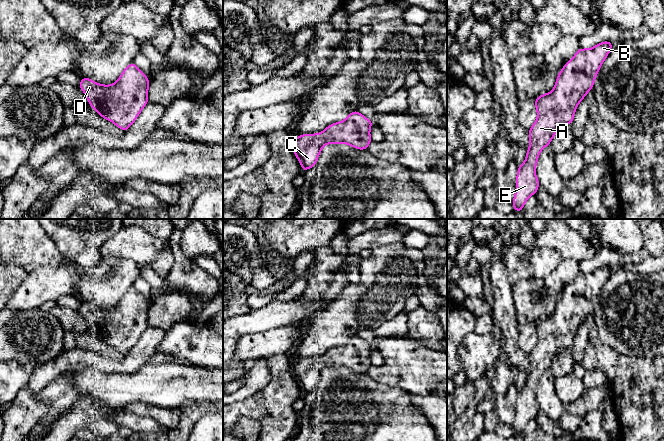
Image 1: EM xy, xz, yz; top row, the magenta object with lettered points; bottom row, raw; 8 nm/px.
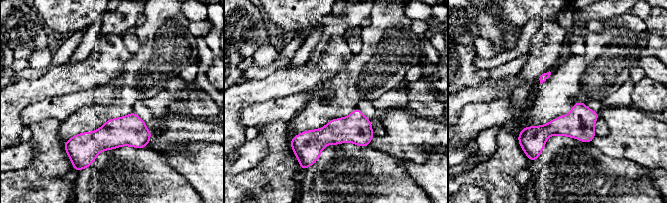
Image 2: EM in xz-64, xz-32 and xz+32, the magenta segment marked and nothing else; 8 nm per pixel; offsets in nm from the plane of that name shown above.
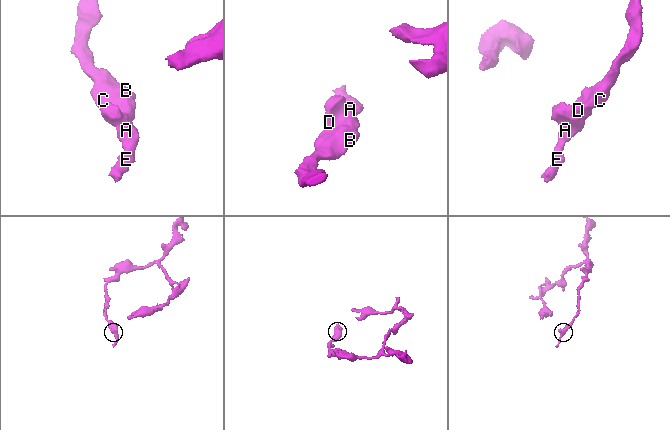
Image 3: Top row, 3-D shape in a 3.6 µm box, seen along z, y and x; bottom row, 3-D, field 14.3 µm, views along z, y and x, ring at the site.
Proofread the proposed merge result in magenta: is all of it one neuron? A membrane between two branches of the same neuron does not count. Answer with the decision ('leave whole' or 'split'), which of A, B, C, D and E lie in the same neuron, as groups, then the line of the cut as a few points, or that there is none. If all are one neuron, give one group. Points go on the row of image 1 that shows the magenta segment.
leave whole; A B C D E; no cut

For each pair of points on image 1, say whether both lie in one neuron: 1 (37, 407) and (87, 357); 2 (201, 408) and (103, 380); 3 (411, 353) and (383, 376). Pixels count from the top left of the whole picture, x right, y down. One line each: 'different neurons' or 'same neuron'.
1: different neurons
2: different neurons
3: same neuron

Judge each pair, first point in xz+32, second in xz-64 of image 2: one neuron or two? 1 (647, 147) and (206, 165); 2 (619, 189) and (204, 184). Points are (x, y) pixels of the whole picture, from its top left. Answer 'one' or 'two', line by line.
1: two
2: two

